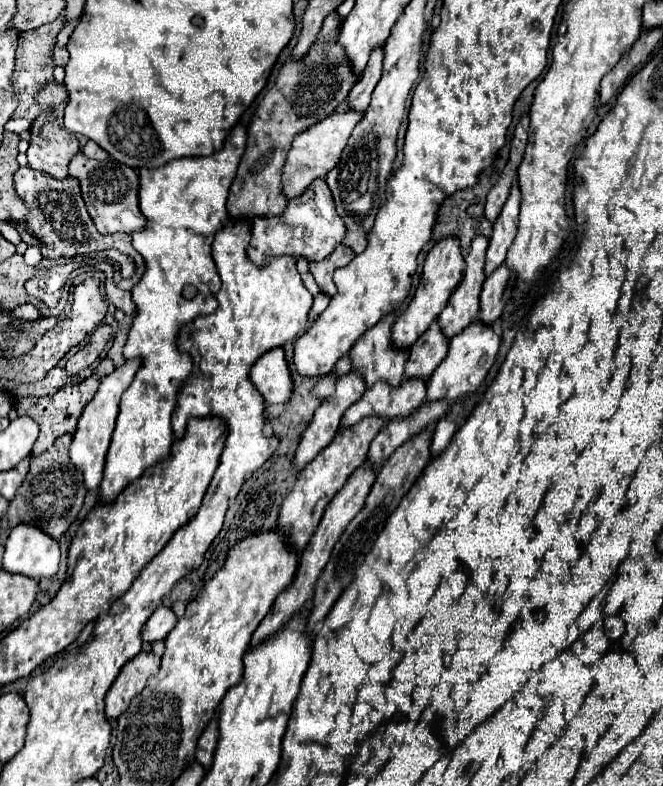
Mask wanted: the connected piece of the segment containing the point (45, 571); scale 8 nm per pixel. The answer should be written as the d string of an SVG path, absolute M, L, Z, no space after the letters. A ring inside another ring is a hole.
M15 526L5 544L3 568L35 580L53 578L59 570L59 546L35 526Z

